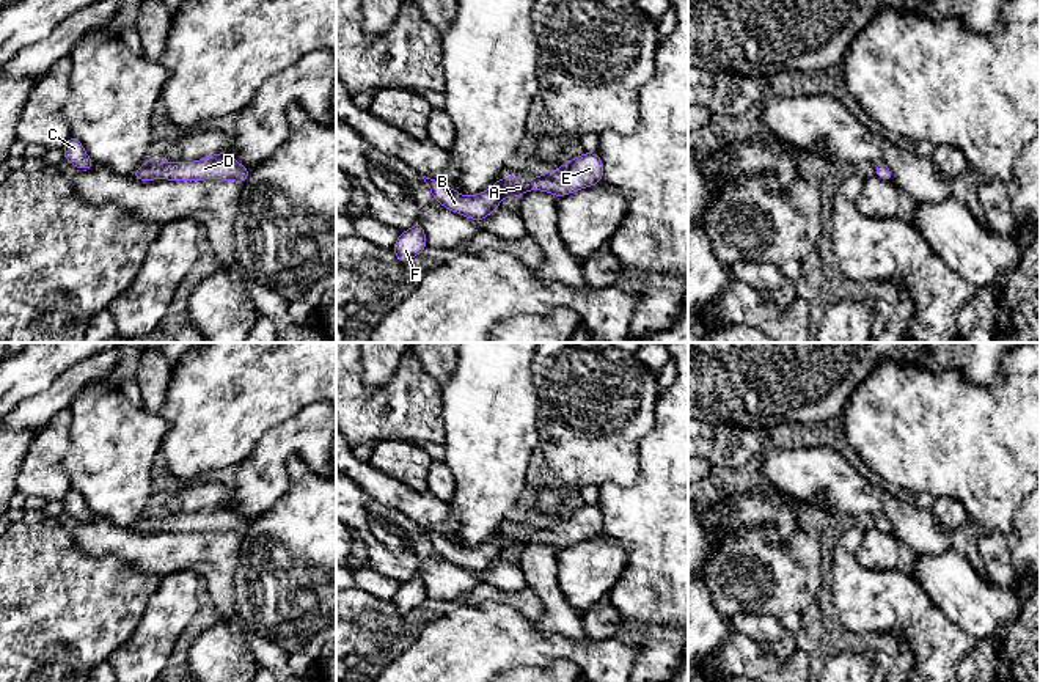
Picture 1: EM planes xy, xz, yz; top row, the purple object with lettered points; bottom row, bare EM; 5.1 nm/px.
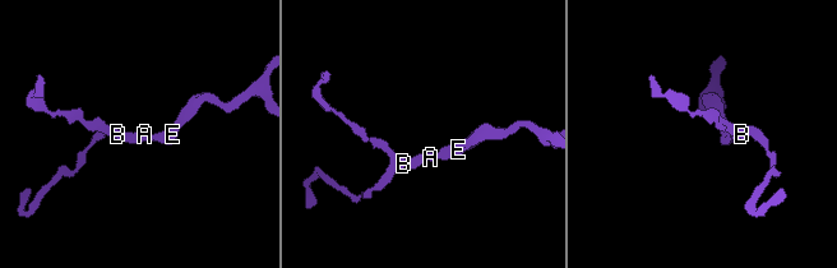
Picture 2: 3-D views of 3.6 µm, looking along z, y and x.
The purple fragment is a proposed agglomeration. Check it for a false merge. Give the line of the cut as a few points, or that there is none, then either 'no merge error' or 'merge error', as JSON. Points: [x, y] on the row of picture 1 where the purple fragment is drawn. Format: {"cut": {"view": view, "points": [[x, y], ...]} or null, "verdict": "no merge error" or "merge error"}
{"cut": null, "verdict": "no merge error"}

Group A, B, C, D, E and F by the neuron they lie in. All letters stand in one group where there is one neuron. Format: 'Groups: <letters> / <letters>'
Groups: A B C D E F

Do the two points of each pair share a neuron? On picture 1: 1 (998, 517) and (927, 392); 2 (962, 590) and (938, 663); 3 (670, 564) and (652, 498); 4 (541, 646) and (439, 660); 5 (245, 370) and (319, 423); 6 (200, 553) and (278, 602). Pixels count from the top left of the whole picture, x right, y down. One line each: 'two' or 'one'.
1: one
2: two
3: one
4: one
5: two
6: two

